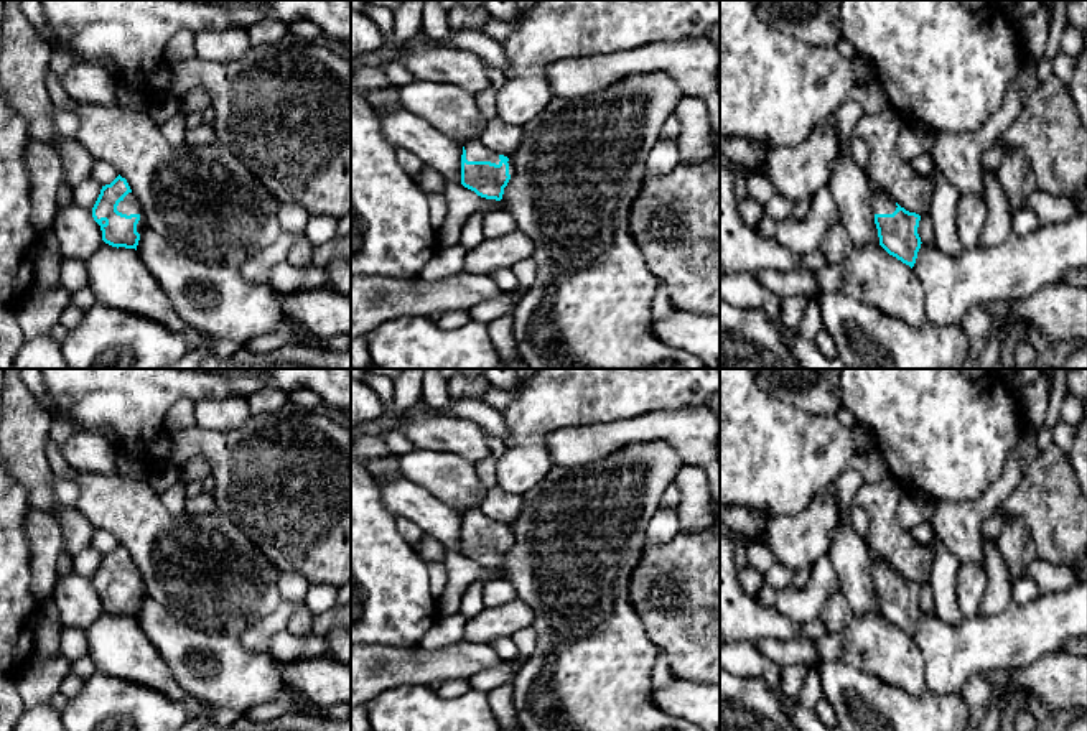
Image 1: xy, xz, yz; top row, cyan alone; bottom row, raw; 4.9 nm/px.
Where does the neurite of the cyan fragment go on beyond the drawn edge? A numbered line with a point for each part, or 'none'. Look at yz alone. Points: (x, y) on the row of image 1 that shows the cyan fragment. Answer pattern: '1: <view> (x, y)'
1: yz (880, 203)

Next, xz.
1: xz (475, 150)

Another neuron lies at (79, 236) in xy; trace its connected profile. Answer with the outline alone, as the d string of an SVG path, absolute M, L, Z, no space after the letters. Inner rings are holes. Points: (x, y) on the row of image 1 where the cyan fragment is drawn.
M74 203L56 211L53 232L64 258L81 262L89 260L104 242L100 226L94 221L92 211Z

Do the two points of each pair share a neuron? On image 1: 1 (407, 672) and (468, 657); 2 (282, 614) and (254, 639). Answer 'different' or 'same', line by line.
1: same
2: same

